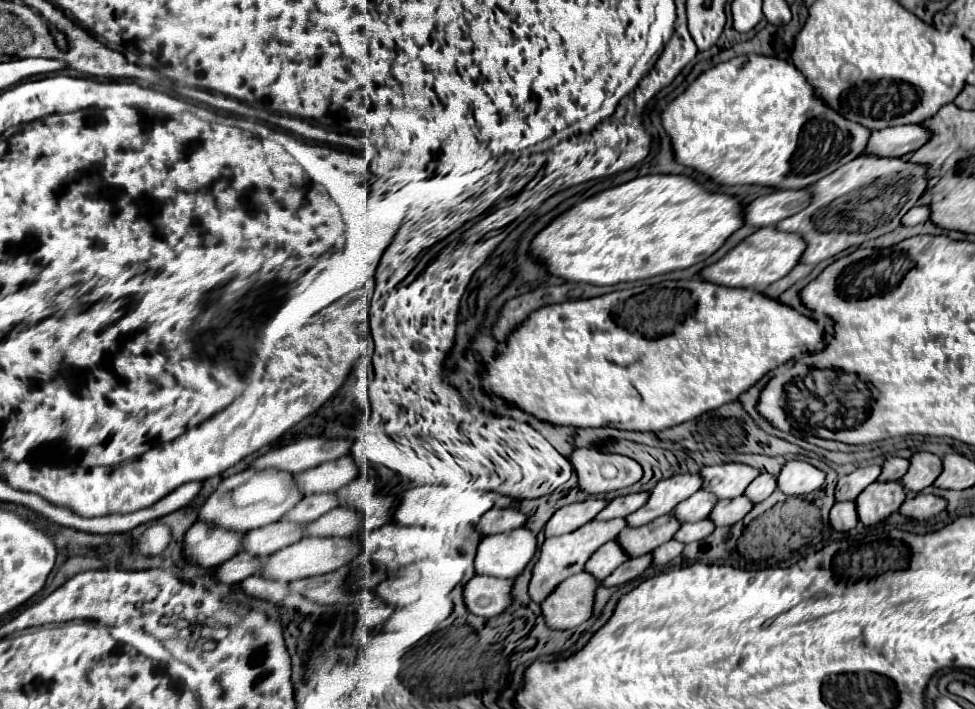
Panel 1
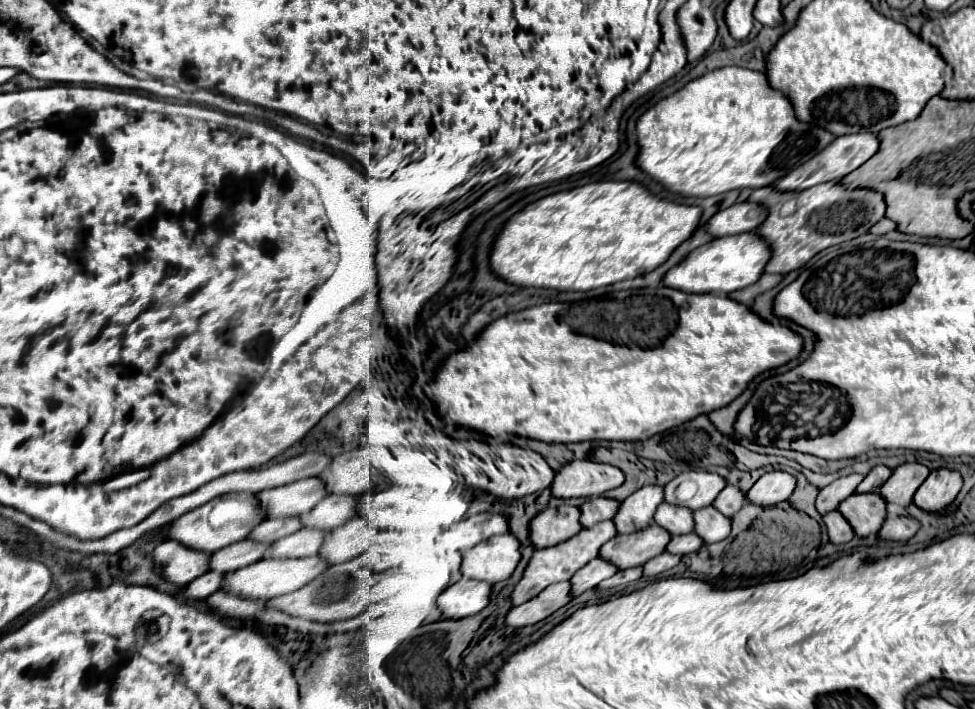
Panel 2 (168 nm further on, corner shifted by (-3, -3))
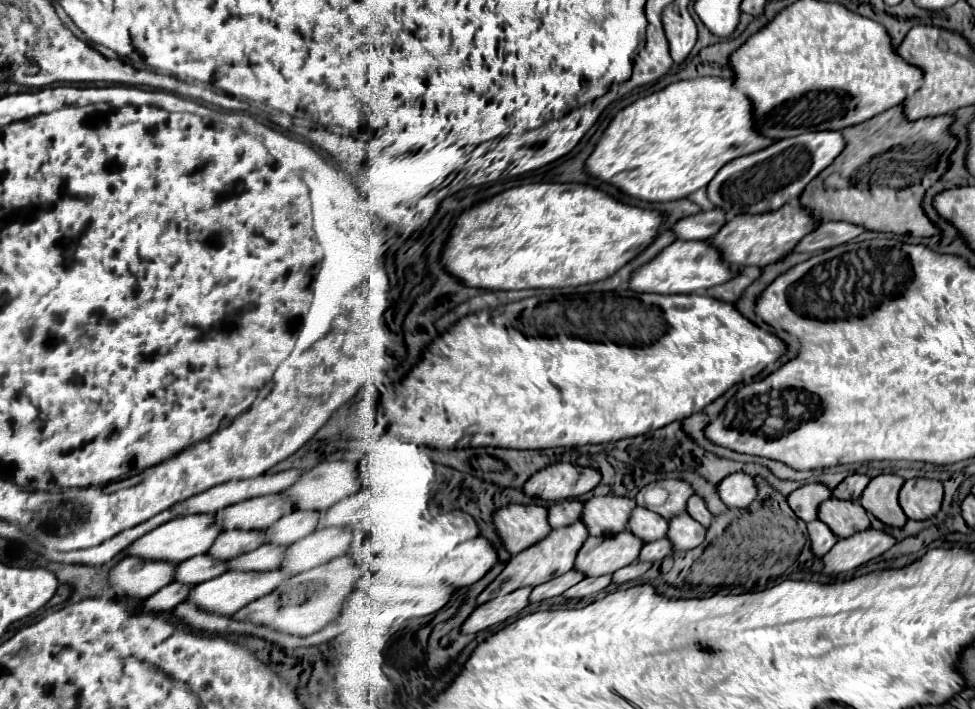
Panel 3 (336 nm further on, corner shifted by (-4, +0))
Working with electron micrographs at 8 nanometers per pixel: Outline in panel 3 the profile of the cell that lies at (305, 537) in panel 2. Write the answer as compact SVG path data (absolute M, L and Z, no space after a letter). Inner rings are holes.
M262 544L260 548L246 552L242 556L236 556L228 560L228 570L252 570L252 572L264 572L264 570L276 570L284 558L286 548Z

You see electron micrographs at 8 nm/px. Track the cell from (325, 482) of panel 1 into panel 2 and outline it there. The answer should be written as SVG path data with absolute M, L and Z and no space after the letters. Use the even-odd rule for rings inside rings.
M309 477L307 481L265 489L257 495L257 499L263 503L267 517L273 519L307 513L307 509L313 509L327 495L329 493L323 489L323 481L319 481L319 477Z

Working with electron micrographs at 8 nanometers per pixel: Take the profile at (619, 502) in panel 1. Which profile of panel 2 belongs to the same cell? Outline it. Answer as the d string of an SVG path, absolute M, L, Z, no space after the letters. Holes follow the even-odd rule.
M607 497L591 499L591 501L581 505L581 519L579 521L581 521L583 527L591 527L599 521L615 517L615 509L619 509L617 499L607 499Z

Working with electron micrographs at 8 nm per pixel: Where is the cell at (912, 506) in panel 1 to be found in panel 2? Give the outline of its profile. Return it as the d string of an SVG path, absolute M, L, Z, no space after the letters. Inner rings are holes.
M897 515L893 519L887 519L885 525L879 531L881 539L895 539L895 541L907 541L919 531L919 521L909 515Z

